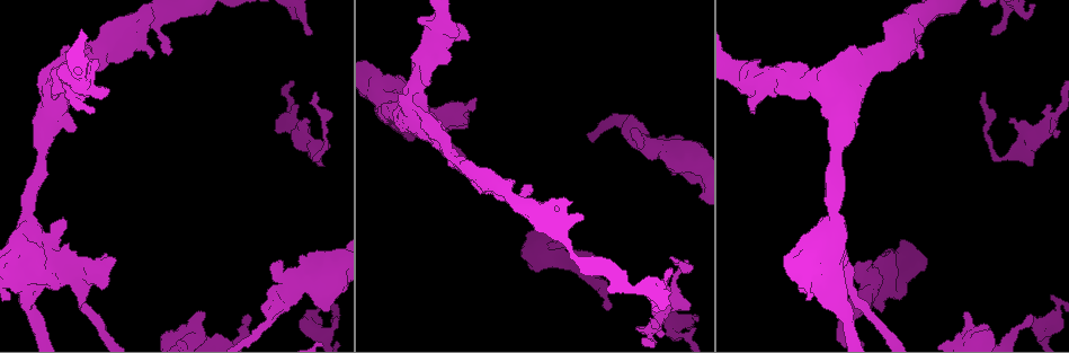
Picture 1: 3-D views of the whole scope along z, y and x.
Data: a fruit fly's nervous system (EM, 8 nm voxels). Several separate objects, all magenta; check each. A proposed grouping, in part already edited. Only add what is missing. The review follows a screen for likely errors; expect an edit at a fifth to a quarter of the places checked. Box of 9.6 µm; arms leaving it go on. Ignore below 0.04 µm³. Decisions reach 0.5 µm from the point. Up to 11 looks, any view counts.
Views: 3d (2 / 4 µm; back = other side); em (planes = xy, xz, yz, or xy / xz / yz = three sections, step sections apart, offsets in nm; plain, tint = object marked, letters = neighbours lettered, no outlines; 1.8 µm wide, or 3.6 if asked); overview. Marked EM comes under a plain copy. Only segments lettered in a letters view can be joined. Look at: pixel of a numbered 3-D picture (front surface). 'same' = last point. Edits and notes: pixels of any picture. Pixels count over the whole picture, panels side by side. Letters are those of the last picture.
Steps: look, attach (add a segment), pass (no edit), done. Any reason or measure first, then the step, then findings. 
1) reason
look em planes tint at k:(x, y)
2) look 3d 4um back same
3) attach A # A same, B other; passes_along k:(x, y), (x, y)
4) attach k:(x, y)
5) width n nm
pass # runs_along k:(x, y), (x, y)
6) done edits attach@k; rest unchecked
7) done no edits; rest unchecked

free end
look 3d 2um at 1:(1030, 316)

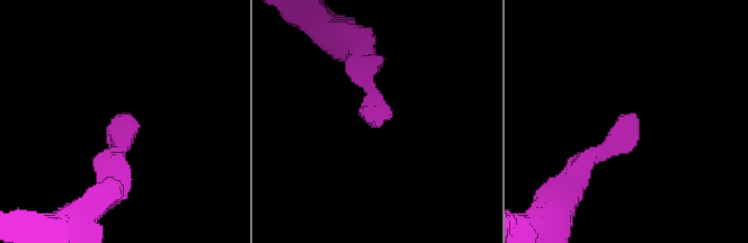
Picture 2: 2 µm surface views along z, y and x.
shape alone is not enough
look em 3.6um planes letters at 2:(382, 122)

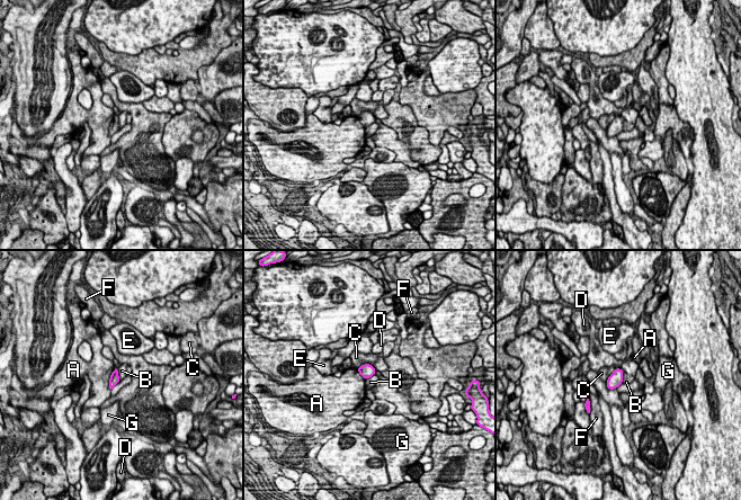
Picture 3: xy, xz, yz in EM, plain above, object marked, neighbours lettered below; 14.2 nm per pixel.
width 140 nm
pass # A other, B other, C other, D other, E other, F other, G other; border 3:(117, 369), (119, 381); none of them fits

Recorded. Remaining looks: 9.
sudden change in width
look em 3.6um xy step 4 letters at 1:(187, 336)

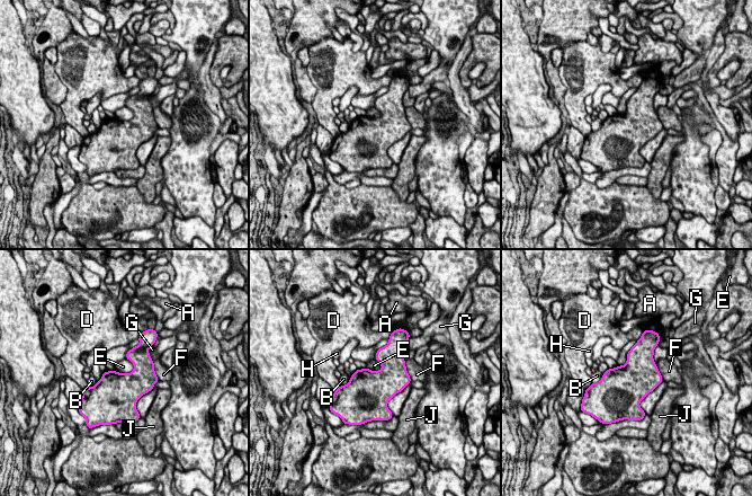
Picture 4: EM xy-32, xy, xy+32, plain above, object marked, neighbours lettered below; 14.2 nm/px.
longest_contact F 300 nm
pass # A other, B other, D other, E other, F other, G other, H other, J other; none of them fits

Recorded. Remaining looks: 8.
look 3d 4um at 1:(845, 254)

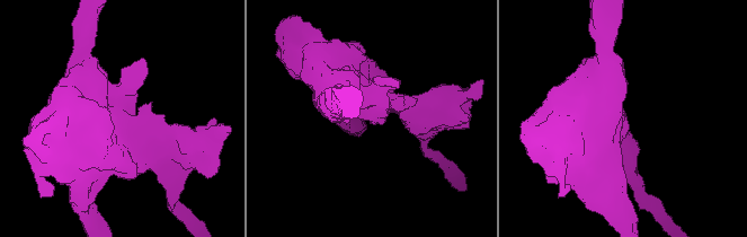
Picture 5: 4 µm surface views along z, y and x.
now the EM
look em yz step 4 letters at 5:(384, 120)

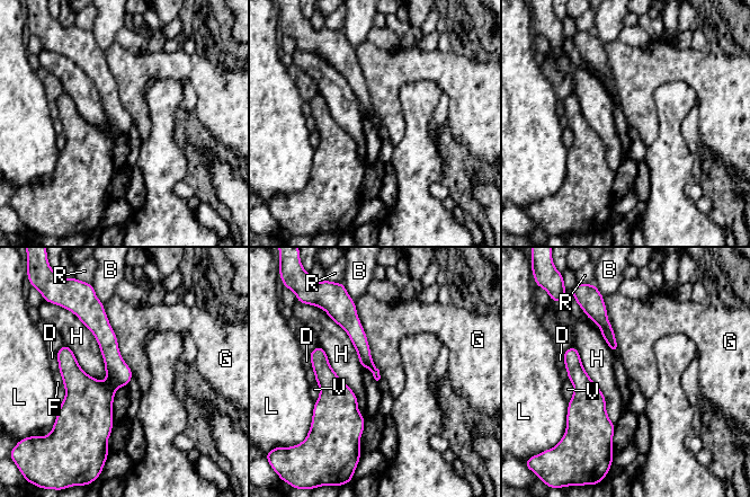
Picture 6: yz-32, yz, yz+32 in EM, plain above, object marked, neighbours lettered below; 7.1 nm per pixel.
cut it another way
look em planes letters same

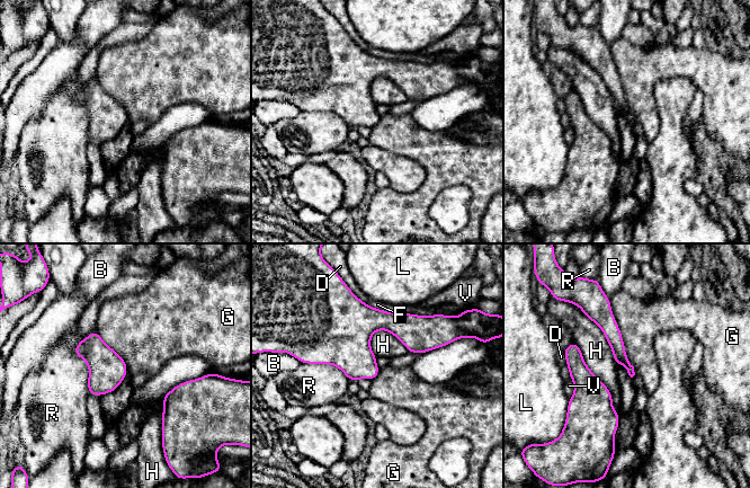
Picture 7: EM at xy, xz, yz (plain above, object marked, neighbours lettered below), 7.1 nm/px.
pass # B other, D other, F other, G other, H other, L other, R other, V other; border 7:(608, 296), (624, 352), (635, 374); no lettered segment goes on from it

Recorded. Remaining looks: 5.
branch stops here
look 3d 4um at 1:(1010, 123)

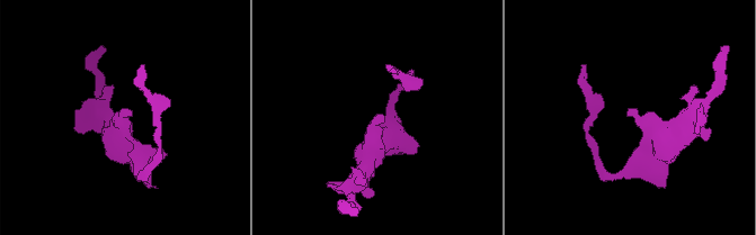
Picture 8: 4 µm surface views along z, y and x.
shape alone is not enough
look em planes letters at 8:(630, 115)

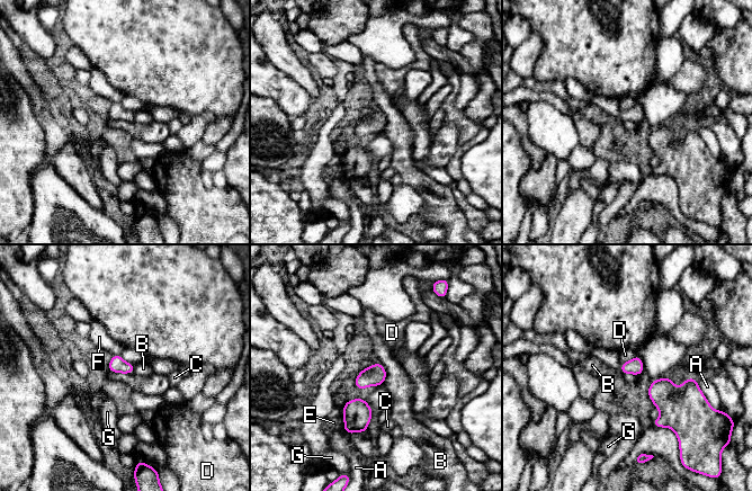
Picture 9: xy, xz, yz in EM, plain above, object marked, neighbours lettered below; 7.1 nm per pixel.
longest_contact E 180 nm
pass # A other, B other, C other, D other, E other, F other, G other; none of them fits

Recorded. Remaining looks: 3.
done no edits; rest unchecked

